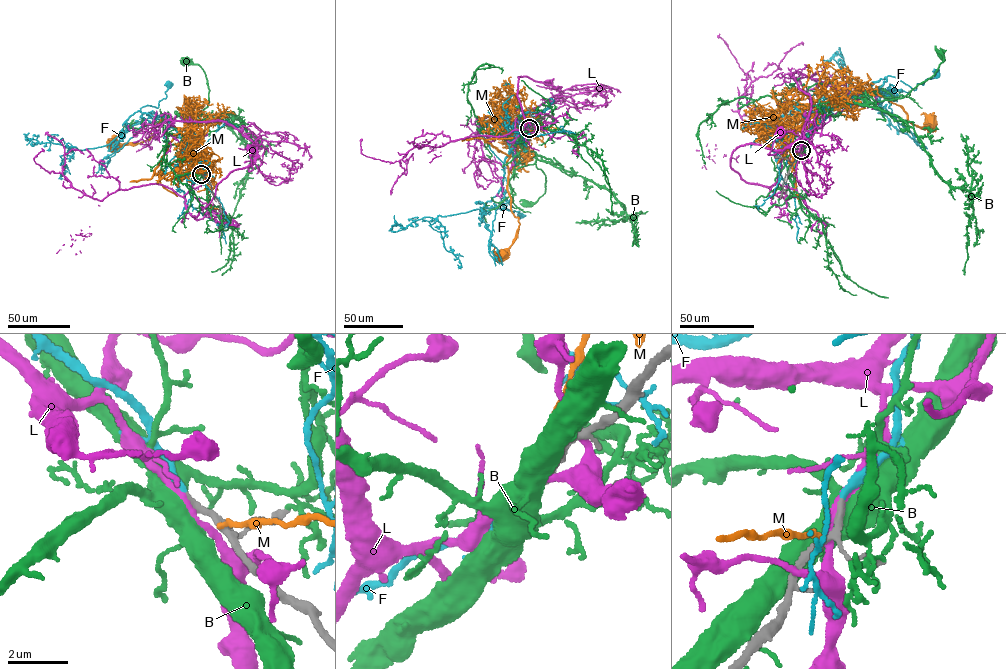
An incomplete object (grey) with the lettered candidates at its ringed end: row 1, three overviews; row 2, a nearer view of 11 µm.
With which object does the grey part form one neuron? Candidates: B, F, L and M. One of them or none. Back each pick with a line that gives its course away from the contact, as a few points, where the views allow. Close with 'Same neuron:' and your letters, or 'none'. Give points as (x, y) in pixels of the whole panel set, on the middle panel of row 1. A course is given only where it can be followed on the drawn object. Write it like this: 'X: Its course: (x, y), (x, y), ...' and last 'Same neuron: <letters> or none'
F: Its course: (528, 128), (516, 137), (505, 158), (503, 184), (489, 201), (514, 212), (519, 211), (520, 216)
Same neuron: F

